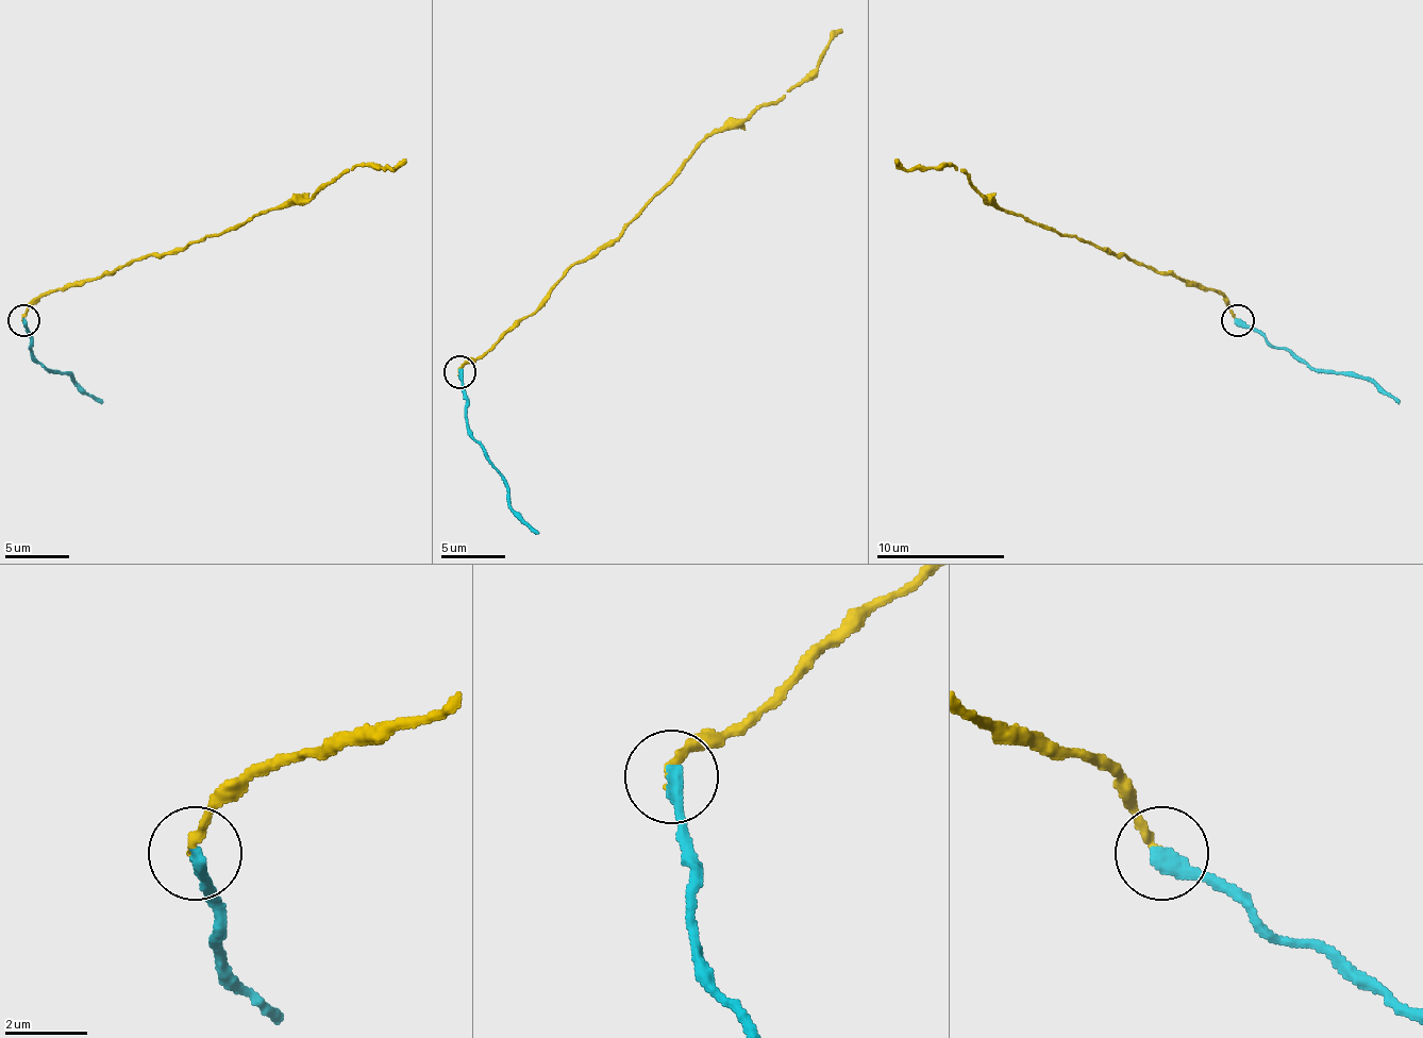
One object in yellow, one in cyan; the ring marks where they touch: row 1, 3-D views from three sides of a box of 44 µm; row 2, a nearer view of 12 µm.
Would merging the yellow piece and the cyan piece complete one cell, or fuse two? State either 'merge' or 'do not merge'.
do not merge

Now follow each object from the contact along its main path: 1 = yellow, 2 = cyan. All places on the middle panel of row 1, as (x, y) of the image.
1: (458, 372), (517, 328), (571, 266), (590, 260), (614, 240), (704, 140), (742, 124), (793, 88), (842, 28)
2: (458, 372), (465, 428), (501, 475), (507, 501), (539, 534)

